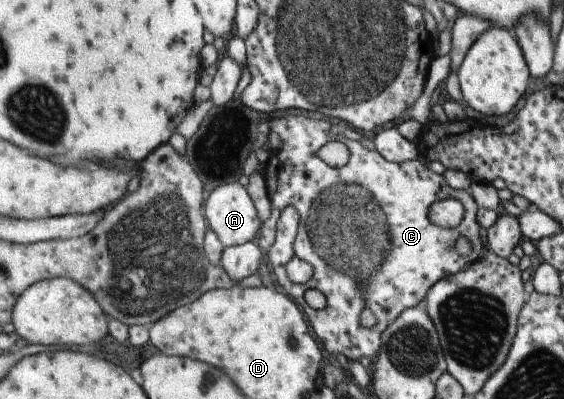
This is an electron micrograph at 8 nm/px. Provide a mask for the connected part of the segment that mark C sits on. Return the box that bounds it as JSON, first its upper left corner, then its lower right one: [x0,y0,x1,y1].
[259,115,488,361]

